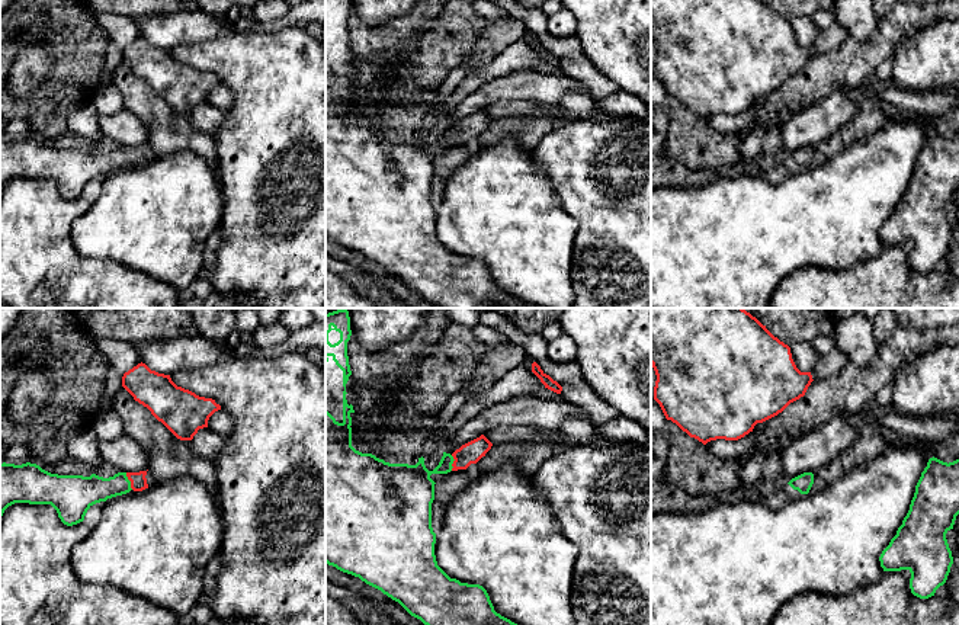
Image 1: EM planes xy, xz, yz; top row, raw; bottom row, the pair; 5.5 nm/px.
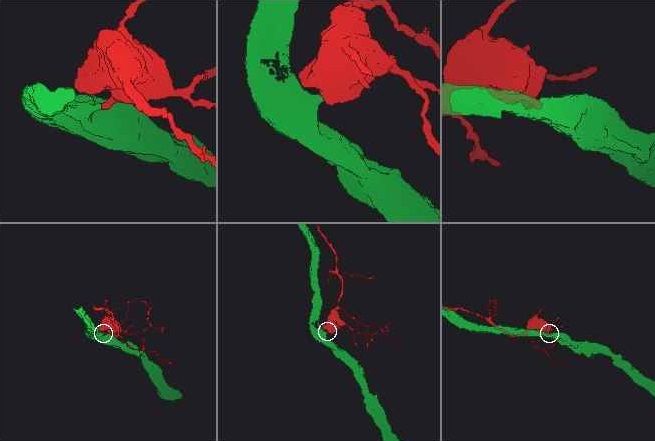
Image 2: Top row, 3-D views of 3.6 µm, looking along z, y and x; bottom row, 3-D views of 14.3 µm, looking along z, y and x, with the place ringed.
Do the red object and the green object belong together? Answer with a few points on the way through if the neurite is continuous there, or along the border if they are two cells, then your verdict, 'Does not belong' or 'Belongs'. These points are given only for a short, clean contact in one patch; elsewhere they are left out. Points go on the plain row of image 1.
Path across: xy (138, 156), (130, 154), (116, 160), (86, 166). Belongs

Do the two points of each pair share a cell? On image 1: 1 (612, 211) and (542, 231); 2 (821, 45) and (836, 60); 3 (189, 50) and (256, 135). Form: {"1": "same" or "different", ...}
{"1": "different", "2": "different", "3": "same"}

